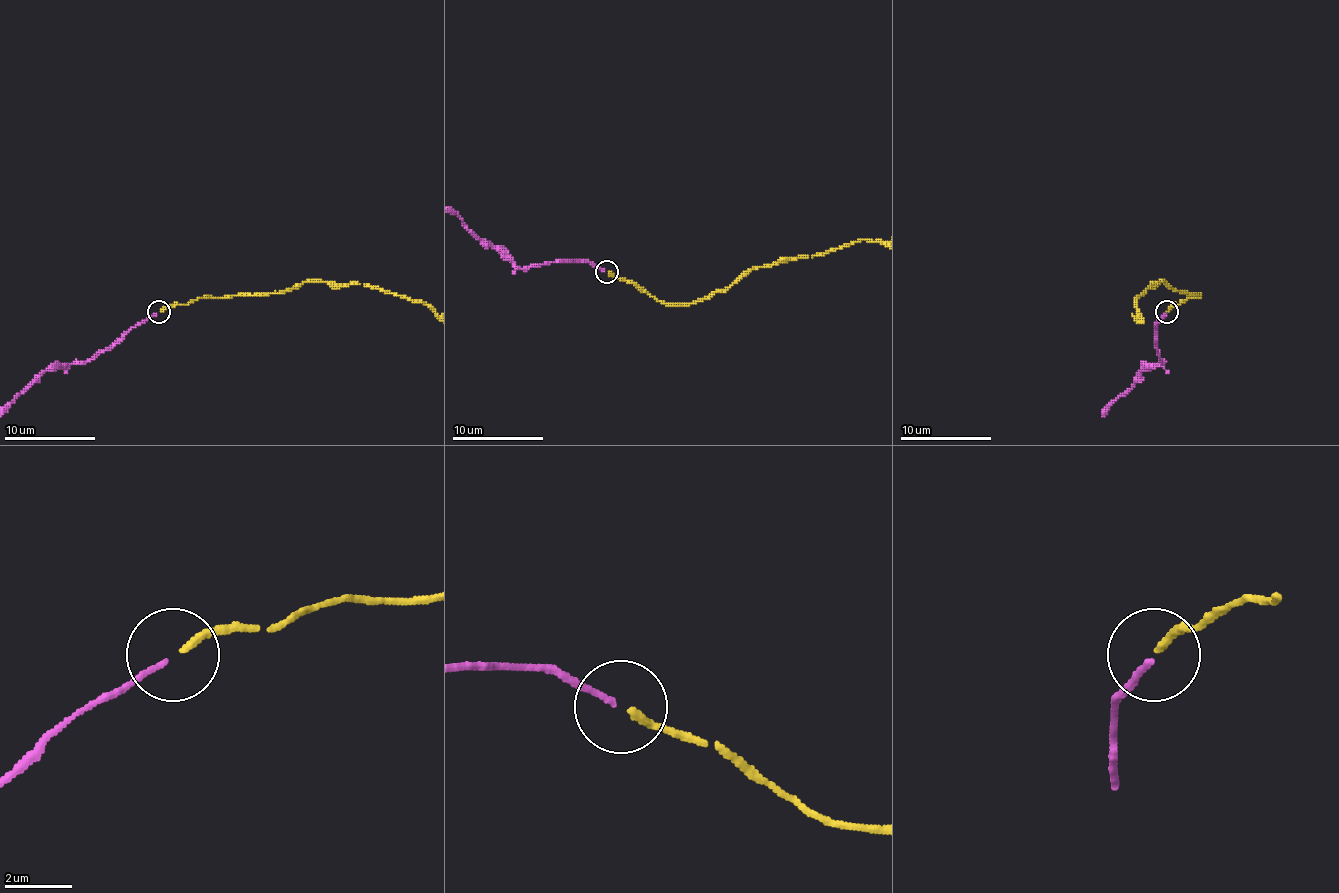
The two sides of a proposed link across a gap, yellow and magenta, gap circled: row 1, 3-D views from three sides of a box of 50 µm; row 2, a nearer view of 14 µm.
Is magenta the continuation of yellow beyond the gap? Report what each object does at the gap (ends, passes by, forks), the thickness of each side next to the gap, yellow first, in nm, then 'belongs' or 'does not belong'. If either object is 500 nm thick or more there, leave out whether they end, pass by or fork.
yellow ends | magenta ends | 200/160 nm | belongs

